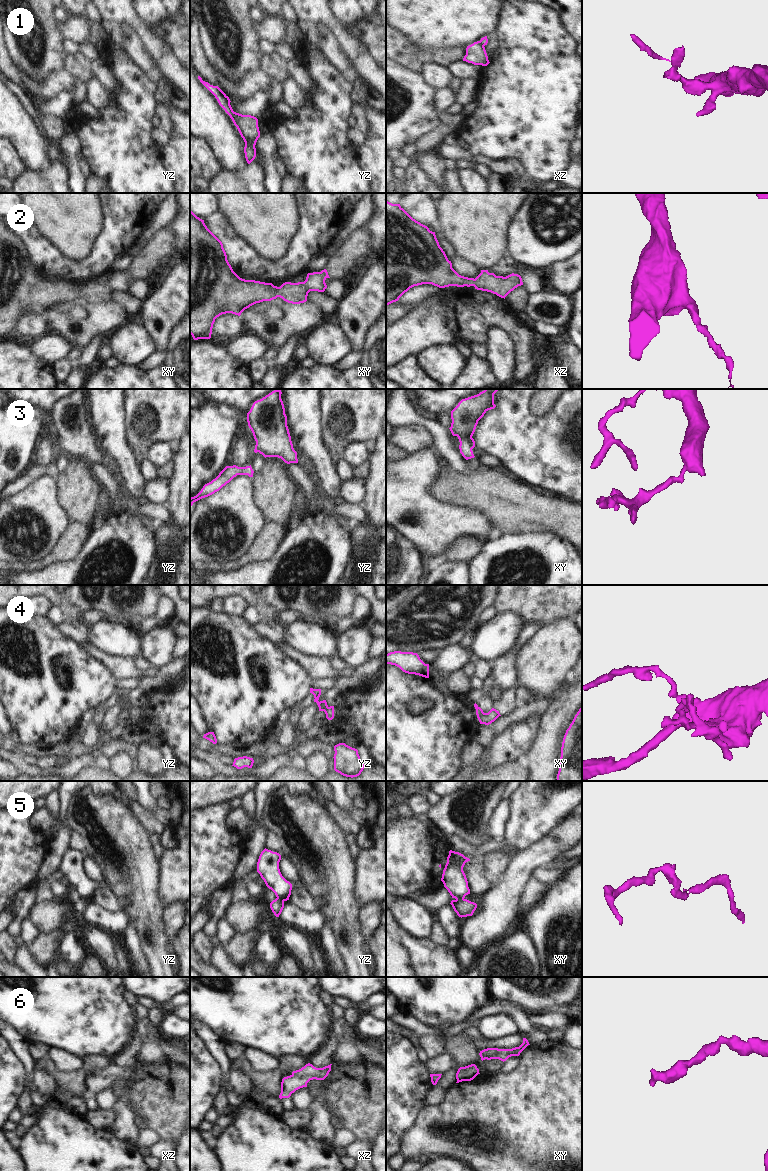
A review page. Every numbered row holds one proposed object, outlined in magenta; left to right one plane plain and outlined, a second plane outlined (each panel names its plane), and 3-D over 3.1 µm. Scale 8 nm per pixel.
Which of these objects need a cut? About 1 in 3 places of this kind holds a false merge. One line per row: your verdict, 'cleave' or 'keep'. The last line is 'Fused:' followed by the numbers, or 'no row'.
1: cleave
2: keep
3: keep
4: cleave
5: cleave
6: keep
Fused: 1, 4, 5

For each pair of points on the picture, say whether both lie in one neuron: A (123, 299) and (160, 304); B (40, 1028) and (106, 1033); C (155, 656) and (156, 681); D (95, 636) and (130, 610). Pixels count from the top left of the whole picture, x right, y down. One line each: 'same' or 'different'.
A: different
B: same
C: different
D: different

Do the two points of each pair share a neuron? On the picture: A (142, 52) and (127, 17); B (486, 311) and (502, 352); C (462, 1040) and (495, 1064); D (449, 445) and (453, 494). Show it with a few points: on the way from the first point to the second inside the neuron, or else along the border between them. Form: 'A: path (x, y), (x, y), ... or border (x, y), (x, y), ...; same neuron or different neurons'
A: border (124, 24), (132, 29), (146, 48); different neurons
B: border (513, 342), (503, 329), (494, 328), (487, 344); different neurons
C: path (466, 1049), (481, 1064), (486, 1064); same neuron
D: border (444, 462), (461, 472), (475, 469); different neurons

